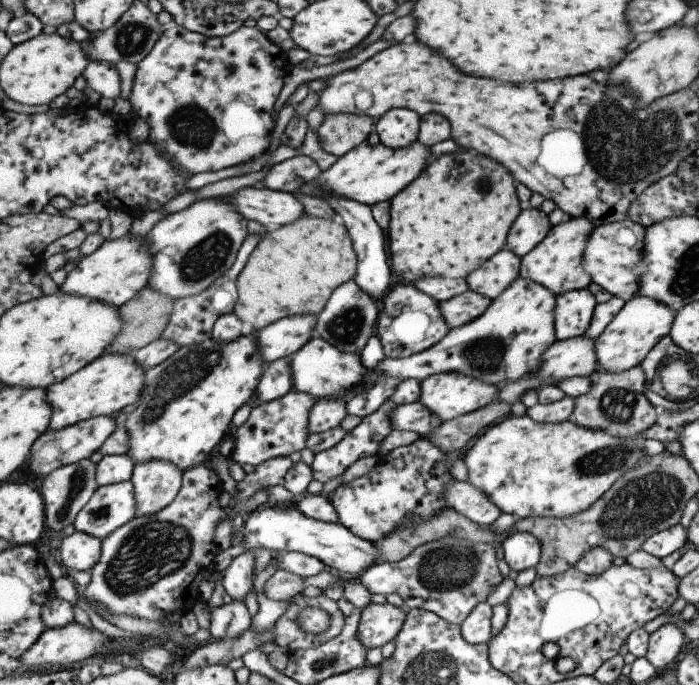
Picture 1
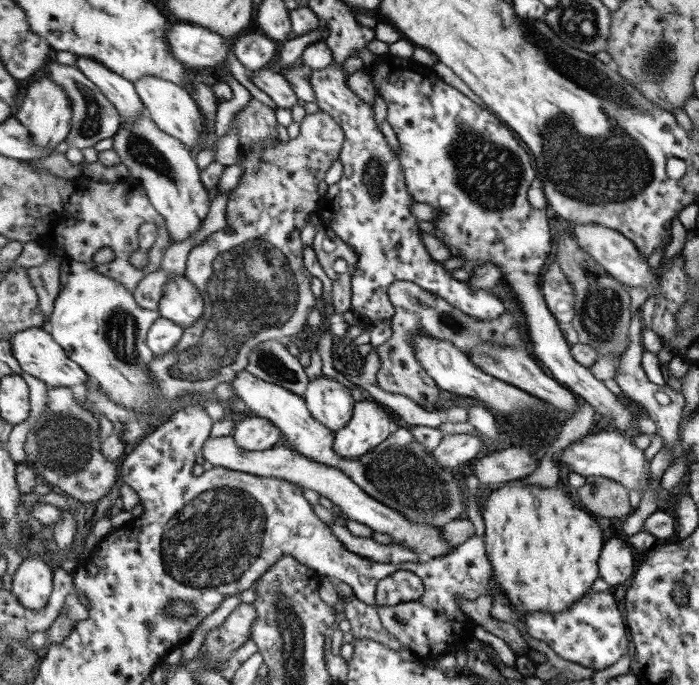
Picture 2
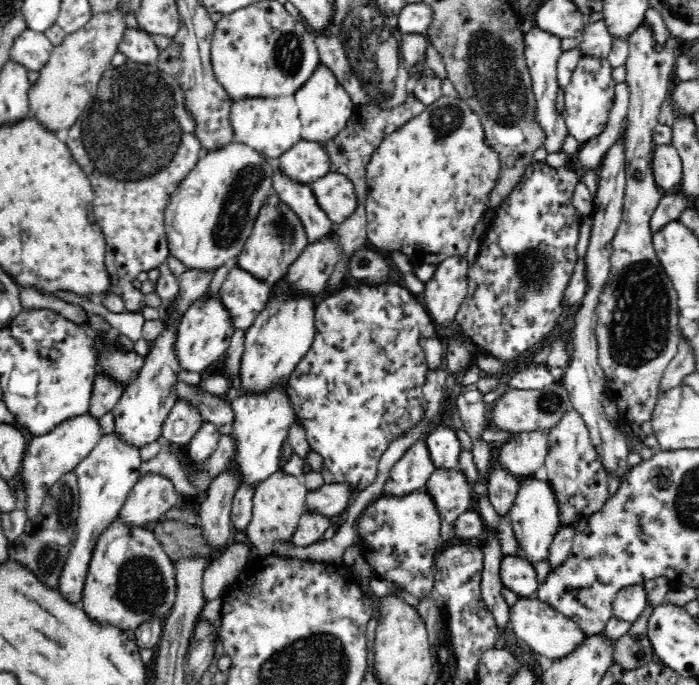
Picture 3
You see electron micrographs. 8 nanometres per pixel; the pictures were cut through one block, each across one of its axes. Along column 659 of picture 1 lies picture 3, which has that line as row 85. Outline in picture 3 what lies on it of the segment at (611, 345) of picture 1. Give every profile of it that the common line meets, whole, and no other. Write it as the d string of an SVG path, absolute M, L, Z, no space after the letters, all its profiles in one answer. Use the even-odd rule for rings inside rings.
M321 64L294 97L301 119L301 140L314 142L320 147L326 147L343 130L355 109L348 94L338 85L336 77Z

